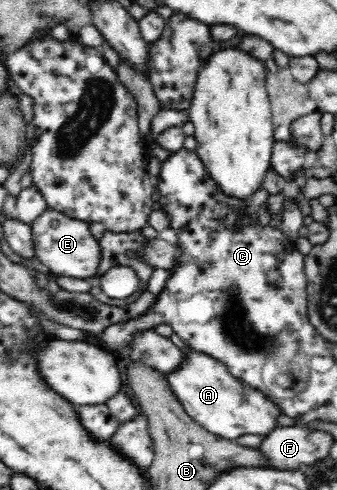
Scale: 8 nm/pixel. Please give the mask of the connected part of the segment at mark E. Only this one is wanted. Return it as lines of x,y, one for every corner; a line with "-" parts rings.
49,209
32,224
35,255
55,276
70,276
70,278
86,279
96,274
100,264
99,240
94,238
90,223
85,223
67,217
64,213

